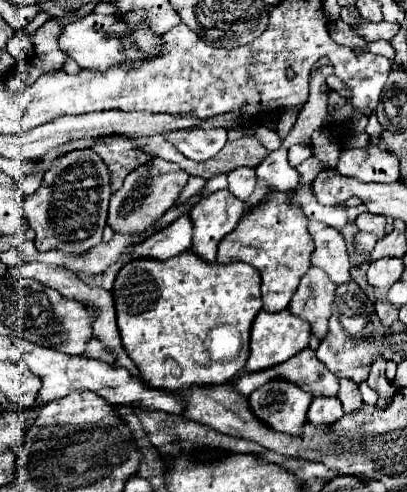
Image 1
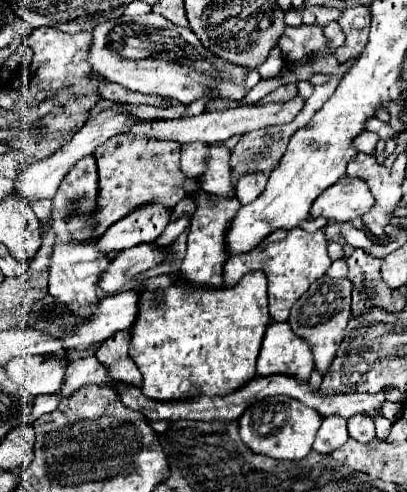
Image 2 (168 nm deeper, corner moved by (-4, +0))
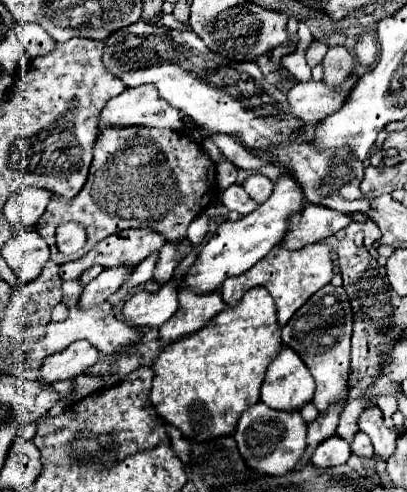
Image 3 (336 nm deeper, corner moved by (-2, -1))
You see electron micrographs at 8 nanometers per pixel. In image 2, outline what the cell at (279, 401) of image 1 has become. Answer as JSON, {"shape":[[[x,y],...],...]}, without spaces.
{"shape":[[[273,396],[267,398],[255,406],[249,406],[241,418],[241,440],[255,450],[257,454],[265,454],[271,458],[287,458],[287,460],[301,460],[311,452],[315,432],[321,426],[323,416],[309,406],[303,406],[303,402],[289,398],[289,396]]]}

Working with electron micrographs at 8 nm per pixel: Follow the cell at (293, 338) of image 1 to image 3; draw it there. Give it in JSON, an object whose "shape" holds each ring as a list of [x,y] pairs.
{"shape":[[[285,347],[267,369],[261,401],[277,411],[301,411],[313,401],[313,377],[299,355]]]}

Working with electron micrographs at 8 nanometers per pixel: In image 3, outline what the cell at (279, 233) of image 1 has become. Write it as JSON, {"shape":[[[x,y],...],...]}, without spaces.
{"shape":[[[323,241],[313,243],[299,251],[287,251],[283,247],[273,247],[269,251],[269,255],[265,259],[261,259],[251,271],[247,271],[245,275],[227,279],[221,287],[221,297],[229,307],[233,307],[241,301],[245,291],[249,291],[253,287],[265,287],[271,293],[271,297],[275,299],[277,319],[279,319],[279,325],[283,327],[295,315],[295,311],[313,293],[317,293],[321,287],[331,283],[331,279],[333,279],[333,263],[331,263],[331,247],[327,243],[323,243]]]}

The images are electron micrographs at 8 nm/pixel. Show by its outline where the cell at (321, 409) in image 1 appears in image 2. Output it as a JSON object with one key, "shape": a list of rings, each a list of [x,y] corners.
{"shape":[[[325,416],[321,428],[317,430],[313,450],[319,454],[329,454],[335,448],[343,446],[347,442],[347,422],[343,416]]]}

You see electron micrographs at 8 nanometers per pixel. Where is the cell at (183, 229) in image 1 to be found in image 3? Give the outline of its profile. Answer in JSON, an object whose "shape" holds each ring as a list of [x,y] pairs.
{"shape":[[[125,265],[105,269],[81,293],[81,307],[93,307],[97,303],[105,303],[123,285],[123,281],[129,279],[129,275],[131,275],[131,269]]]}

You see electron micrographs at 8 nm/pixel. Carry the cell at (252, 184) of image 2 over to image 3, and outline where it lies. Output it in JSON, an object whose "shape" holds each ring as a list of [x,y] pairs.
{"shape":[[[253,173],[253,175],[243,183],[243,189],[247,191],[247,195],[249,195],[253,201],[263,203],[263,201],[273,193],[273,183],[271,183],[271,179],[267,179],[265,175]]]}

